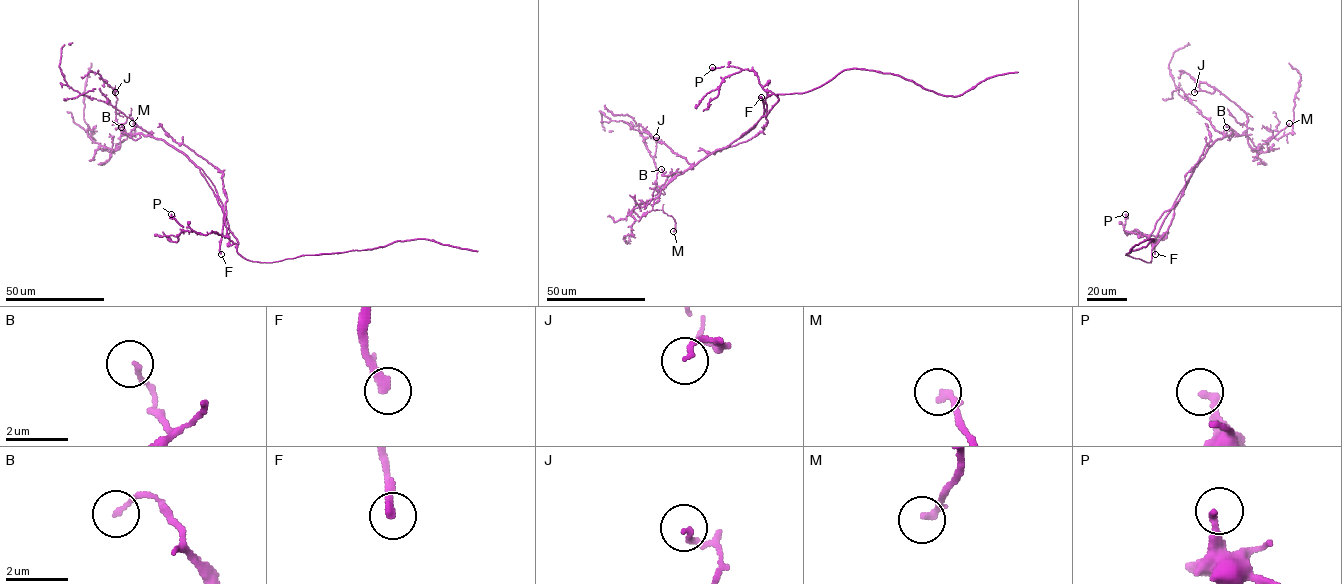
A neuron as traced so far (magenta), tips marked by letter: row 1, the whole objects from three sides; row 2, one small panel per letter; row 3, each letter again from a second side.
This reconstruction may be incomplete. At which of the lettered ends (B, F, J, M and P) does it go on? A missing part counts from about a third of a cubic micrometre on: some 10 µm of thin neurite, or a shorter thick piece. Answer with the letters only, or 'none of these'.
none of these

